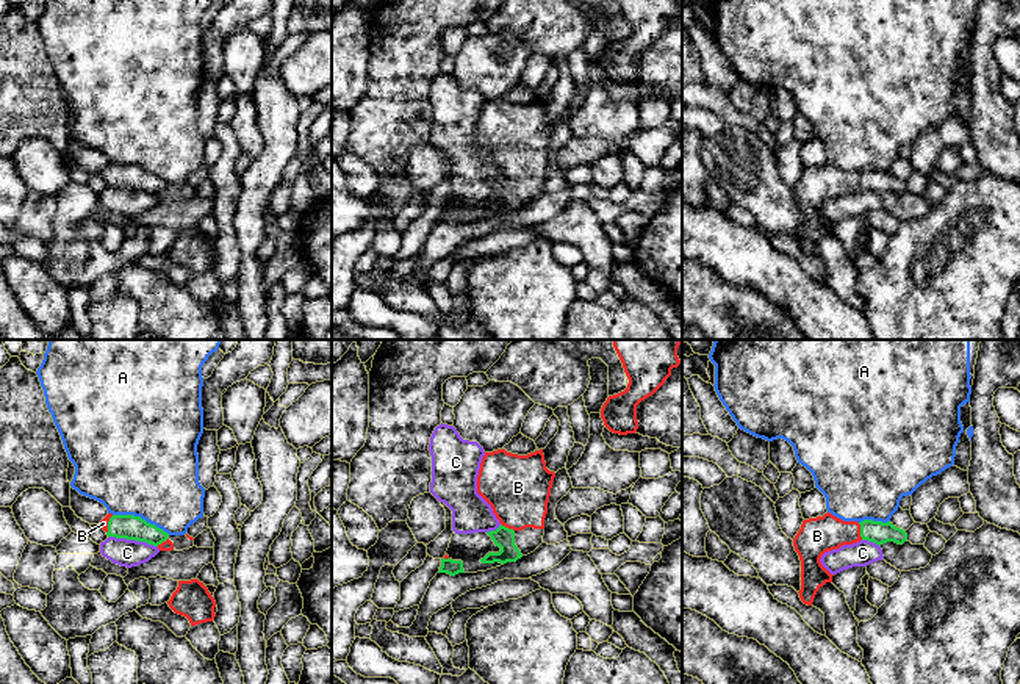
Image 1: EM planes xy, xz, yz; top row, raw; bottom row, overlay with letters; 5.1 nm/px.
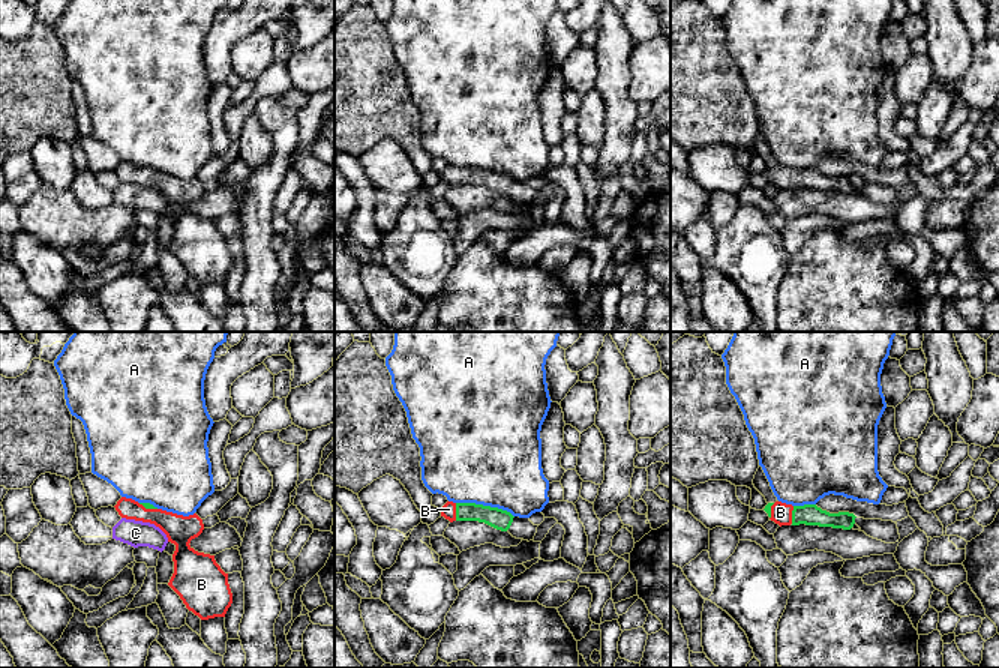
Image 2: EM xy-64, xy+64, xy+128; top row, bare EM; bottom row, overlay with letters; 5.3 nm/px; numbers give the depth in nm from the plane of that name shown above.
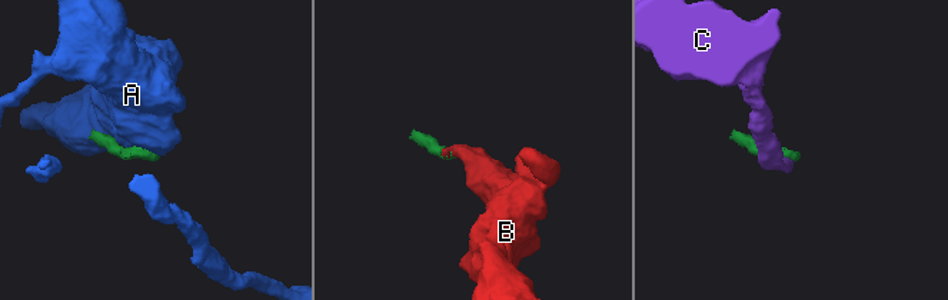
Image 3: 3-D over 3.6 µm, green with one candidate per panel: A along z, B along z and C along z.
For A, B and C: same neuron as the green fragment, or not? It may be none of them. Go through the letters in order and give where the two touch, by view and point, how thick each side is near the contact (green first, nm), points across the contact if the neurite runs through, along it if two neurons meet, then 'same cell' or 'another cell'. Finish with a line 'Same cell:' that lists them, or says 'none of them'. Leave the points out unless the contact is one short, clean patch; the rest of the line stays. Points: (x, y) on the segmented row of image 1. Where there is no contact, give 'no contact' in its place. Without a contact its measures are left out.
A: contact xy (140, 517); calibres 130 and 500 nm; border xy (113, 514), (140, 515), (169, 534); another cell
B: contact yz (861, 531); calibres 120 and 190 nm; same cell
C: contact xy (133, 539); calibres 130 and 140 nm; border xy (108, 536), (144, 540), (157, 547); another cell
Same cell: B

